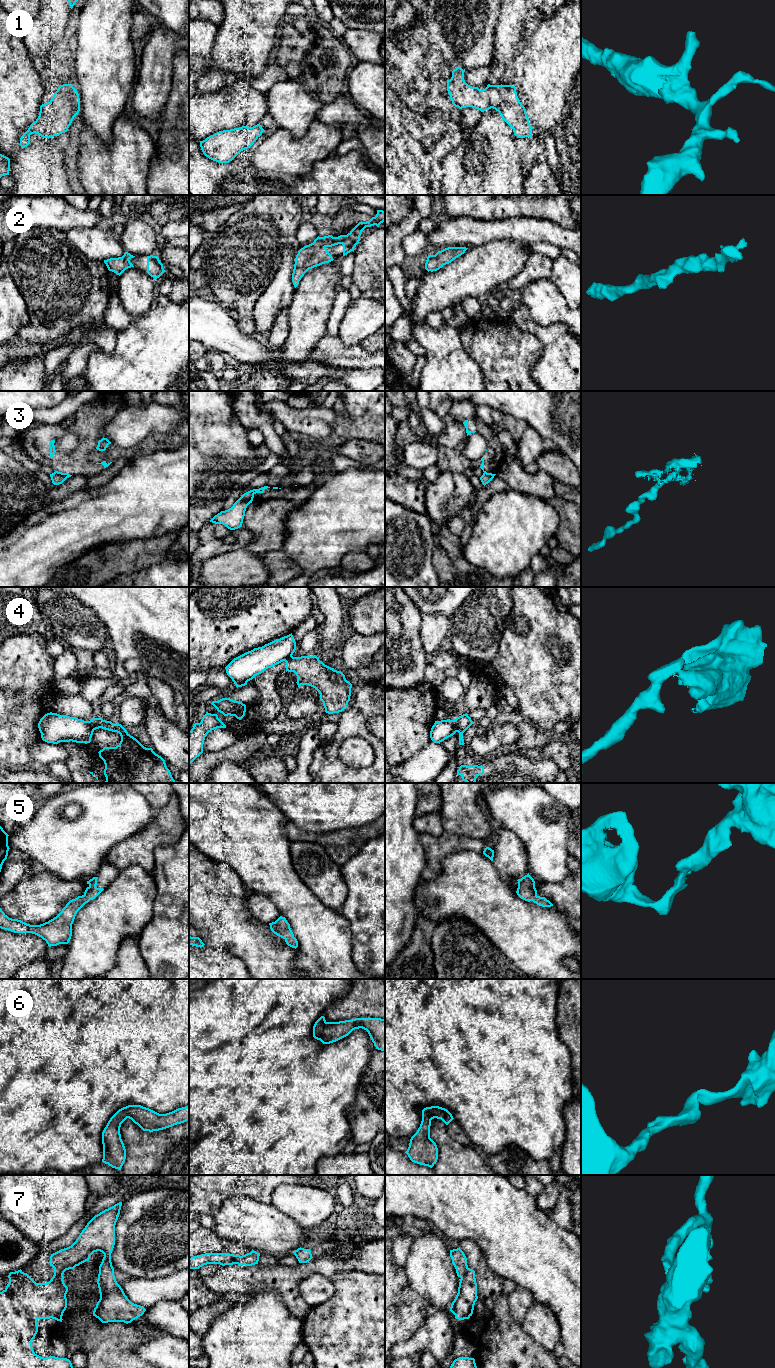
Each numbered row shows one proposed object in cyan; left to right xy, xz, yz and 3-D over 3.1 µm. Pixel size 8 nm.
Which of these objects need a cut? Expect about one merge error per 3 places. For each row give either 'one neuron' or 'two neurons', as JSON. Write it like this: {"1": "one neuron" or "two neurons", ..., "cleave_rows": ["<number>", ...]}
{"1": "one neuron", "2": "one neuron", "3": "two neurons", "4": "two neurons", "5": "one neuron", "6": "one neuron", "7": "two neurons", "cleave_rows": ["3", "4", "7"]}

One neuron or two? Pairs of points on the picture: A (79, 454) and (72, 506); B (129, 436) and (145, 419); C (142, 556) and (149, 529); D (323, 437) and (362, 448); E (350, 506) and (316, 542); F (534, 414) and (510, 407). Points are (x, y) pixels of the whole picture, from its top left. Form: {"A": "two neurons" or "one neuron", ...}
{"A": "two neurons", "B": "one neuron", "C": "two neurons", "D": "two neurons", "E": "one neuron", "F": "one neuron"}

